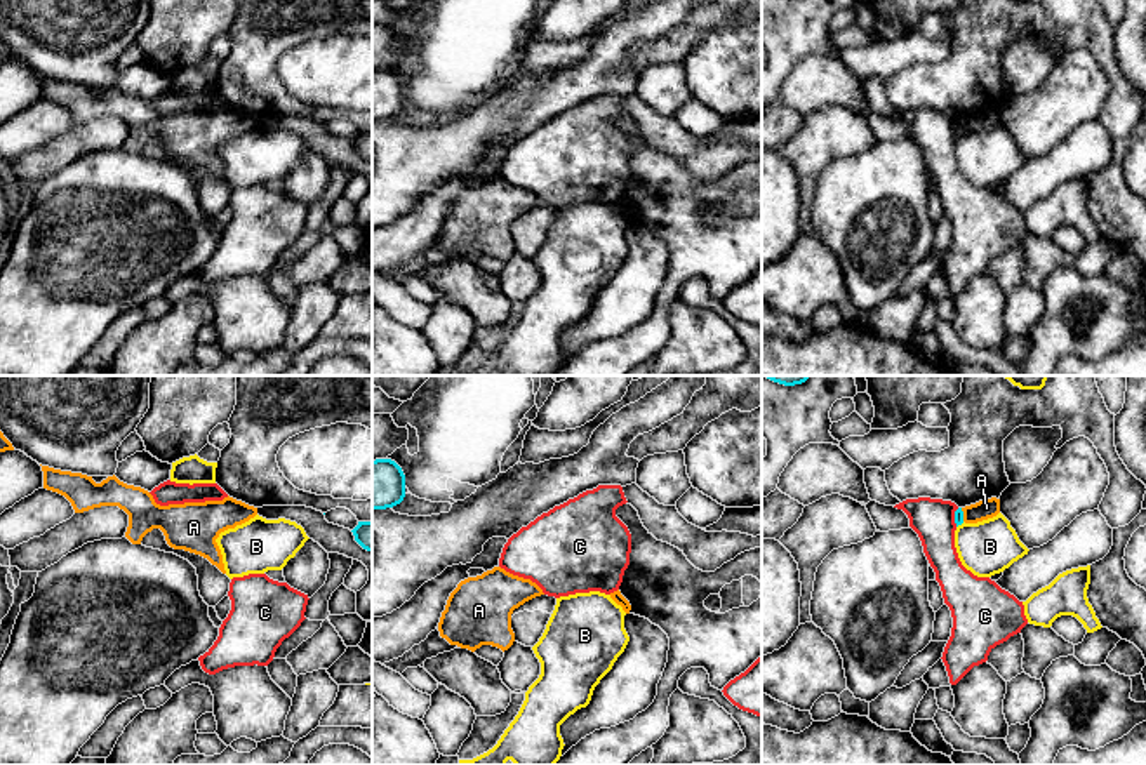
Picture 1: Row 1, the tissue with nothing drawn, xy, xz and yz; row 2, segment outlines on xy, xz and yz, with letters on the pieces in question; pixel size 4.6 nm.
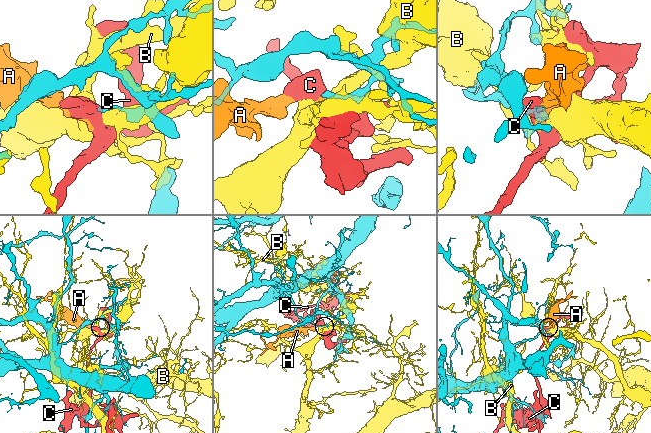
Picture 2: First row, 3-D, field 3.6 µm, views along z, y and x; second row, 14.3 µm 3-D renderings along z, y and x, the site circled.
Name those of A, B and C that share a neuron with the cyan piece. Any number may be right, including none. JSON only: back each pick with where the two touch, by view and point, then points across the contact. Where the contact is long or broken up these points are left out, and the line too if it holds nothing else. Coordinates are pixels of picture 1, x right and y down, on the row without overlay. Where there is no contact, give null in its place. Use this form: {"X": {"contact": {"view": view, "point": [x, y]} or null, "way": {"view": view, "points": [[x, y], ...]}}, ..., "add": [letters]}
{"add": []}

